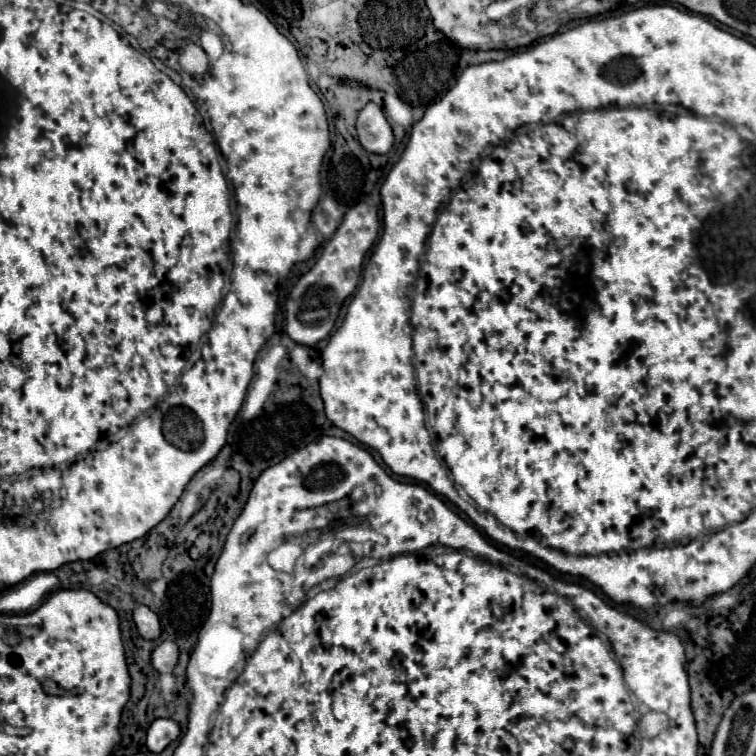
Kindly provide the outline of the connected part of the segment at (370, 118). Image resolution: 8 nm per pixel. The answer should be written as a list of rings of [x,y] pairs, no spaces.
[[[367,103],[357,117],[357,135],[369,153],[387,153],[393,145],[393,131],[383,111],[375,103]]]

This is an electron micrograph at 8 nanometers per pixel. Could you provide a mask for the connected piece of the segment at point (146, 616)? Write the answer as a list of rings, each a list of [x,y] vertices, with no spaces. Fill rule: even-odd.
[[[137,605],[133,611],[133,621],[137,625],[137,631],[143,639],[155,639],[159,637],[159,619],[157,615],[145,607],[145,605]]]

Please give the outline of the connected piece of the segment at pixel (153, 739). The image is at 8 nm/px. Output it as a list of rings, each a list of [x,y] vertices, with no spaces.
[[[155,719],[147,729],[147,749],[151,753],[161,753],[169,743],[179,737],[179,725],[173,719]]]

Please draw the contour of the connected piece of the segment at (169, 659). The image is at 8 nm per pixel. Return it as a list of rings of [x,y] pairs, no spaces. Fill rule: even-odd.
[[[161,641],[151,653],[151,663],[159,673],[173,673],[177,659],[179,659],[179,649],[173,641]]]

